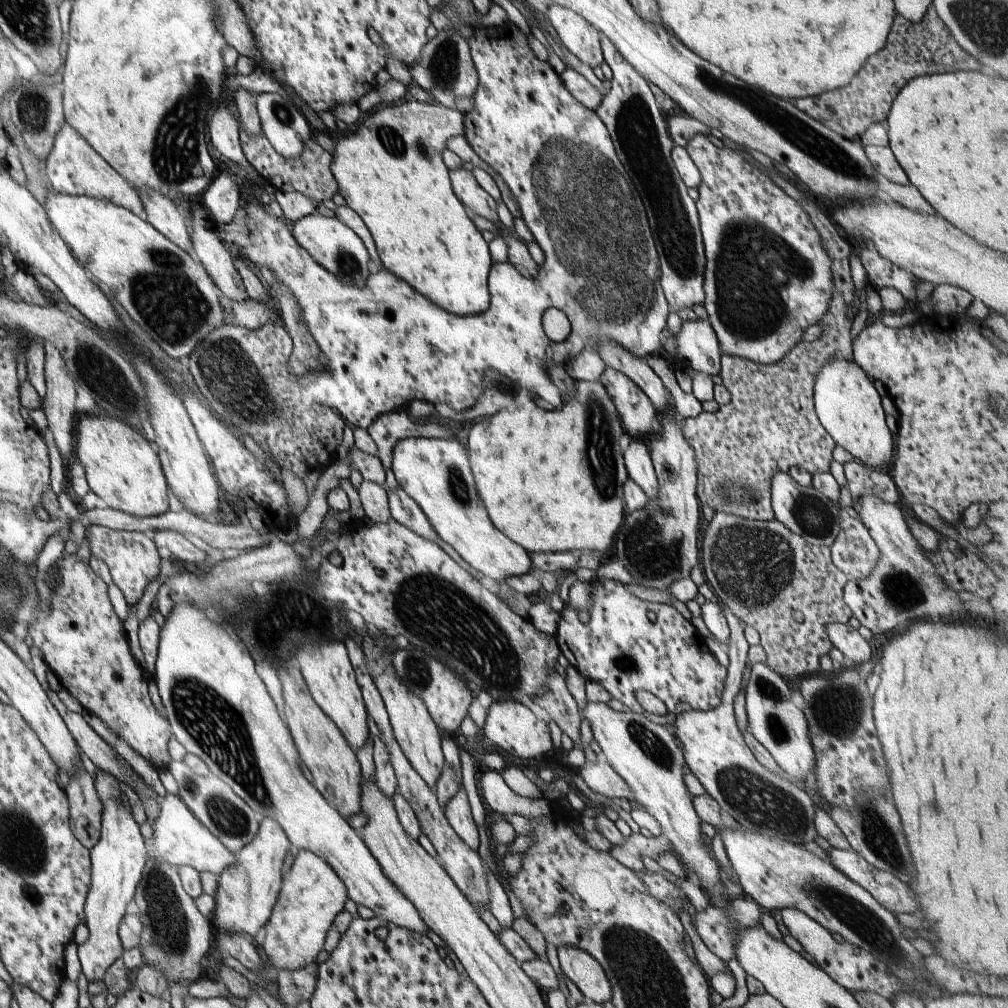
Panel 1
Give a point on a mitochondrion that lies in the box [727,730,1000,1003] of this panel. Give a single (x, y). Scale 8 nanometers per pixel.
(869, 926)

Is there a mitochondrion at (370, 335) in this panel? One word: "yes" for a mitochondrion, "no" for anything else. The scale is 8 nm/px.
no

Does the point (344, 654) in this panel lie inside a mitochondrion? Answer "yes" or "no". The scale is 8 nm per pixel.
no

